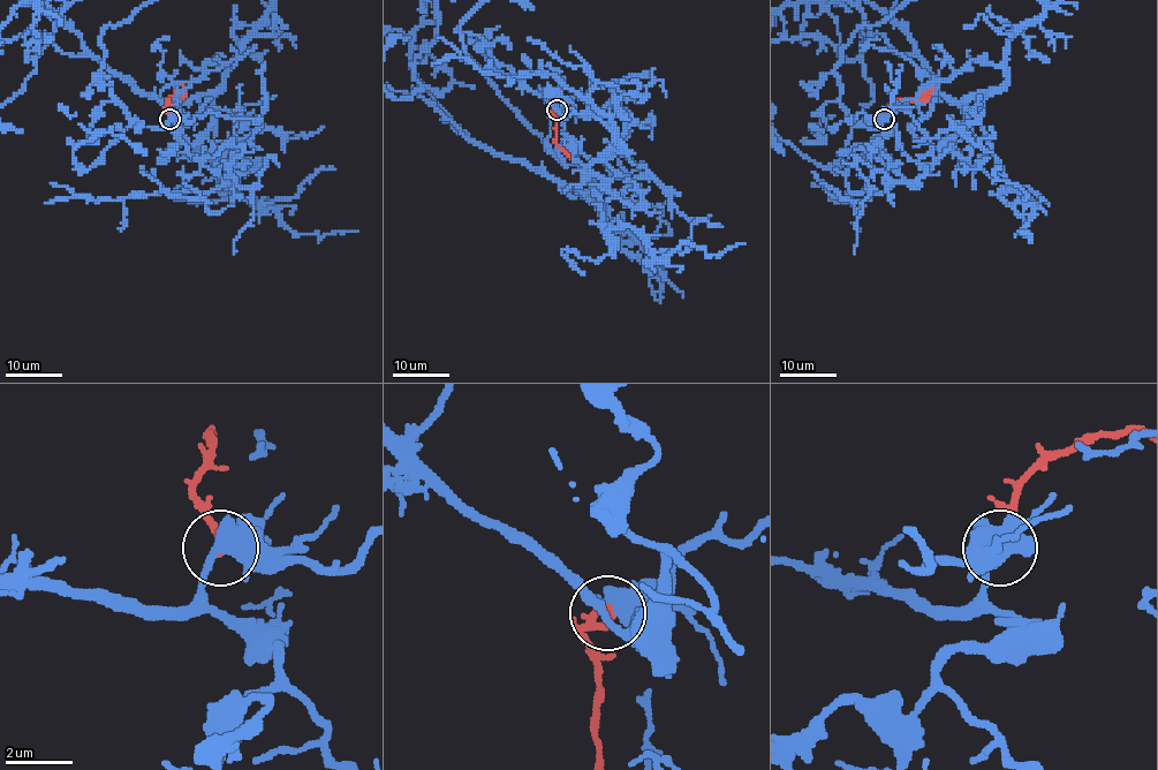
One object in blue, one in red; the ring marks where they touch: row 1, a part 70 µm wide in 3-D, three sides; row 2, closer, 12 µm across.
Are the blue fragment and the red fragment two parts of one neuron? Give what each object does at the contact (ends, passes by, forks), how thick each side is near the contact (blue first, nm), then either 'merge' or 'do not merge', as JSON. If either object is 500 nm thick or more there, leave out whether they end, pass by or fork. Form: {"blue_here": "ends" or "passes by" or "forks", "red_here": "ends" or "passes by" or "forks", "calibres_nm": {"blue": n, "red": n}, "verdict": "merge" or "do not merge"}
{"calibres_nm": {"blue": 500, "red": 280}, "verdict": "do not merge"}

